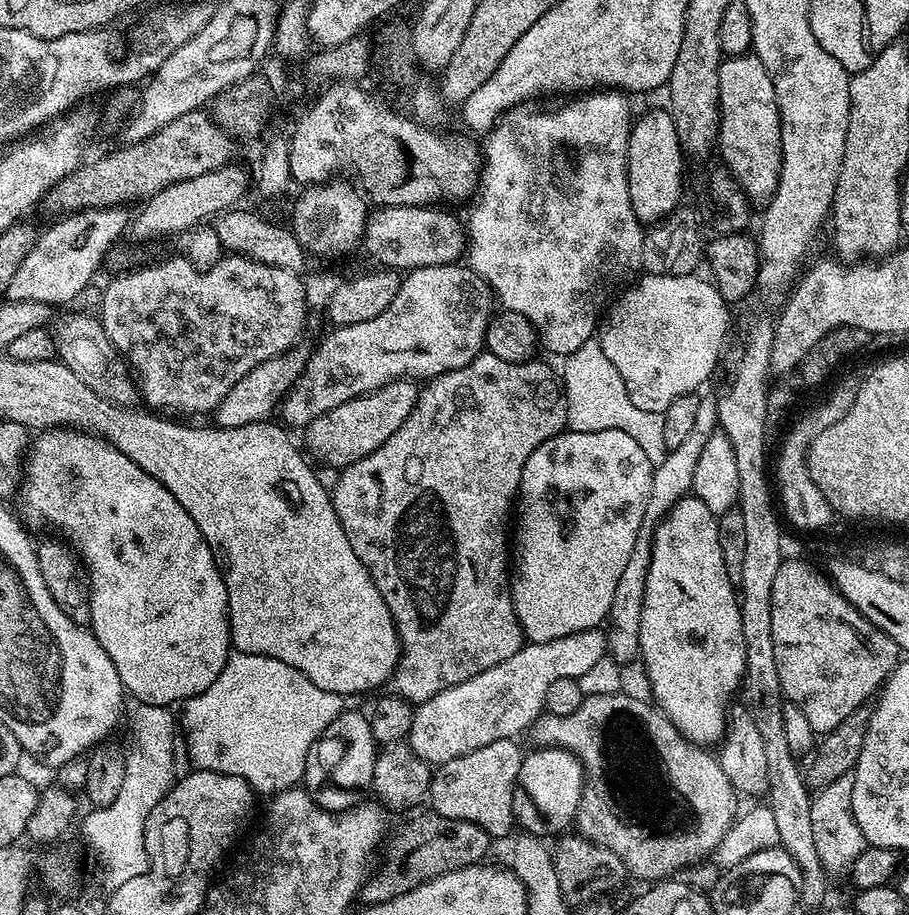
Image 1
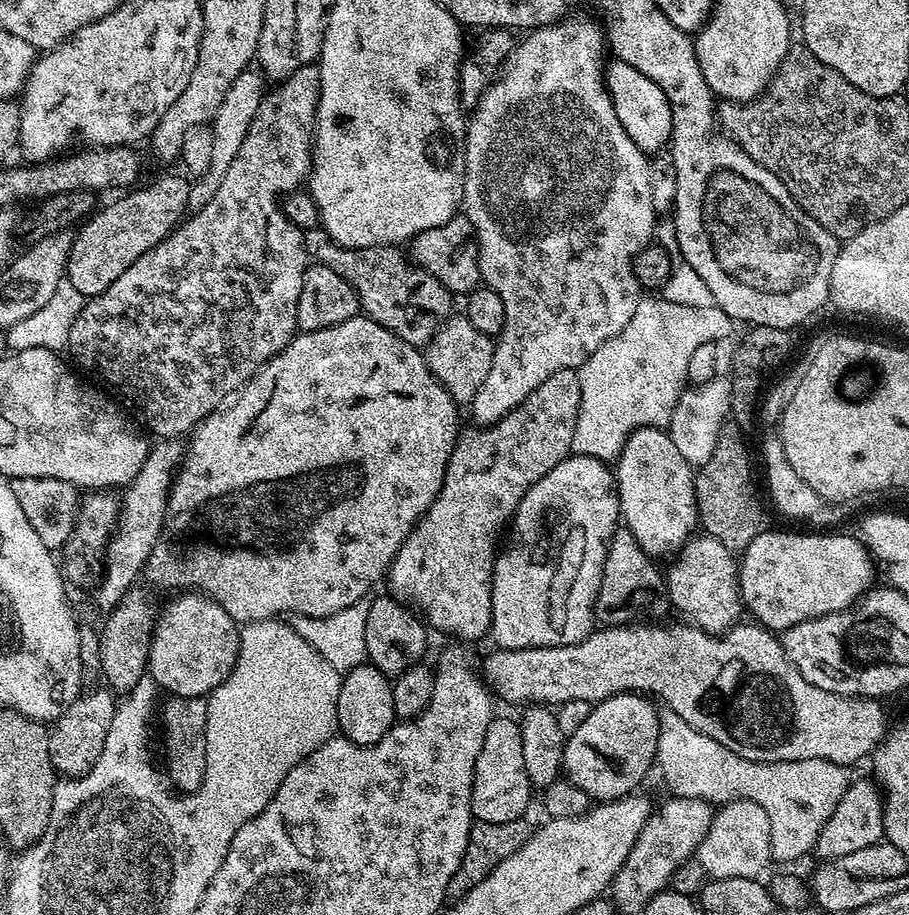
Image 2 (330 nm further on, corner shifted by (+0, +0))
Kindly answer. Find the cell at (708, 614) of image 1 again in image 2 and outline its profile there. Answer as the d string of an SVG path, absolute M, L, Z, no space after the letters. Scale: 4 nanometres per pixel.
M640 428L632 433L624 444L624 451L618 457L614 468L614 487L620 497L620 511L623 523L628 531L634 534L638 546L647 556L672 558L680 549L693 539L695 528L698 528L696 511L696 476L693 465L678 454L678 446L674 446L671 435L663 428Z

